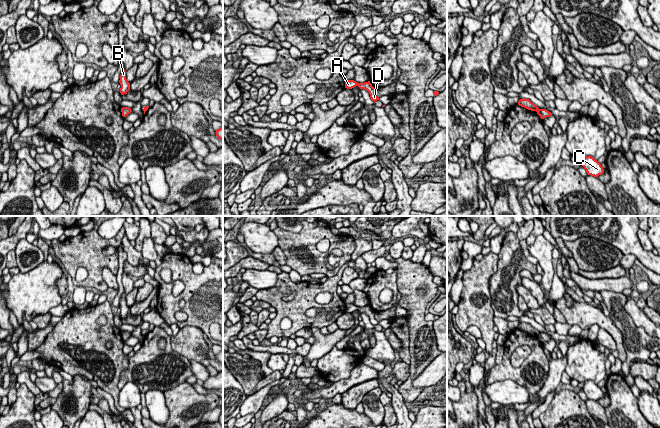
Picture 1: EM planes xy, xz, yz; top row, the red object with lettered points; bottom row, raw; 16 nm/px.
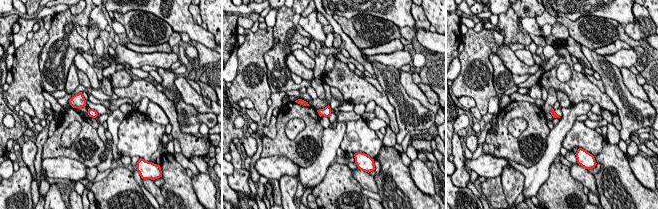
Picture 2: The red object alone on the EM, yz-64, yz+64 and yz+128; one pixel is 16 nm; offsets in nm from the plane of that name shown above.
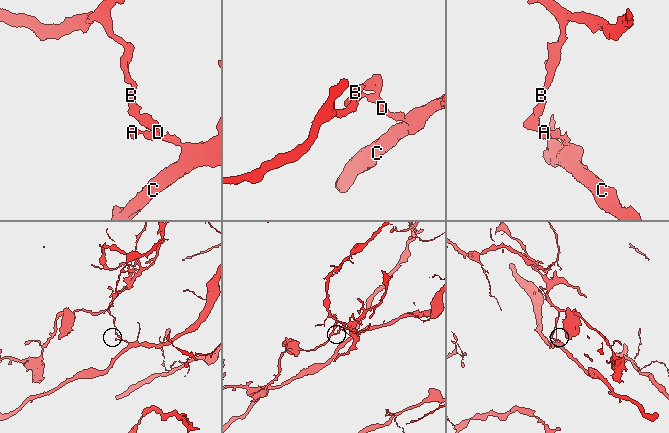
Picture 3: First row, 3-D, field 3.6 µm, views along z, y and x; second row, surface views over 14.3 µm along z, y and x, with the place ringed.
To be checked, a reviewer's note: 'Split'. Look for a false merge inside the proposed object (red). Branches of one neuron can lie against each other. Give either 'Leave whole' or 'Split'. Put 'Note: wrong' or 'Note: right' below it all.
Split
Note: right

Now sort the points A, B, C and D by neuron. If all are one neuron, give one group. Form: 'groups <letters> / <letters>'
groups A C D / B

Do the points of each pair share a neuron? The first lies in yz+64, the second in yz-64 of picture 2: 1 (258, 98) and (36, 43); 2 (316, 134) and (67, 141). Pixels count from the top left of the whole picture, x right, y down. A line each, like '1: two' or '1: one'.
1: one
2: two

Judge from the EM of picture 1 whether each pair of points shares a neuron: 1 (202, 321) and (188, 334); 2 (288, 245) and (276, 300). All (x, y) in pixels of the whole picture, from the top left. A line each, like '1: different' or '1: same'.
1: different
2: different

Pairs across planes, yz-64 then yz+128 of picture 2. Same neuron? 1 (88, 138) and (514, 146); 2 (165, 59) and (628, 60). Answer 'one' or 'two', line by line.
1: one
2: one

